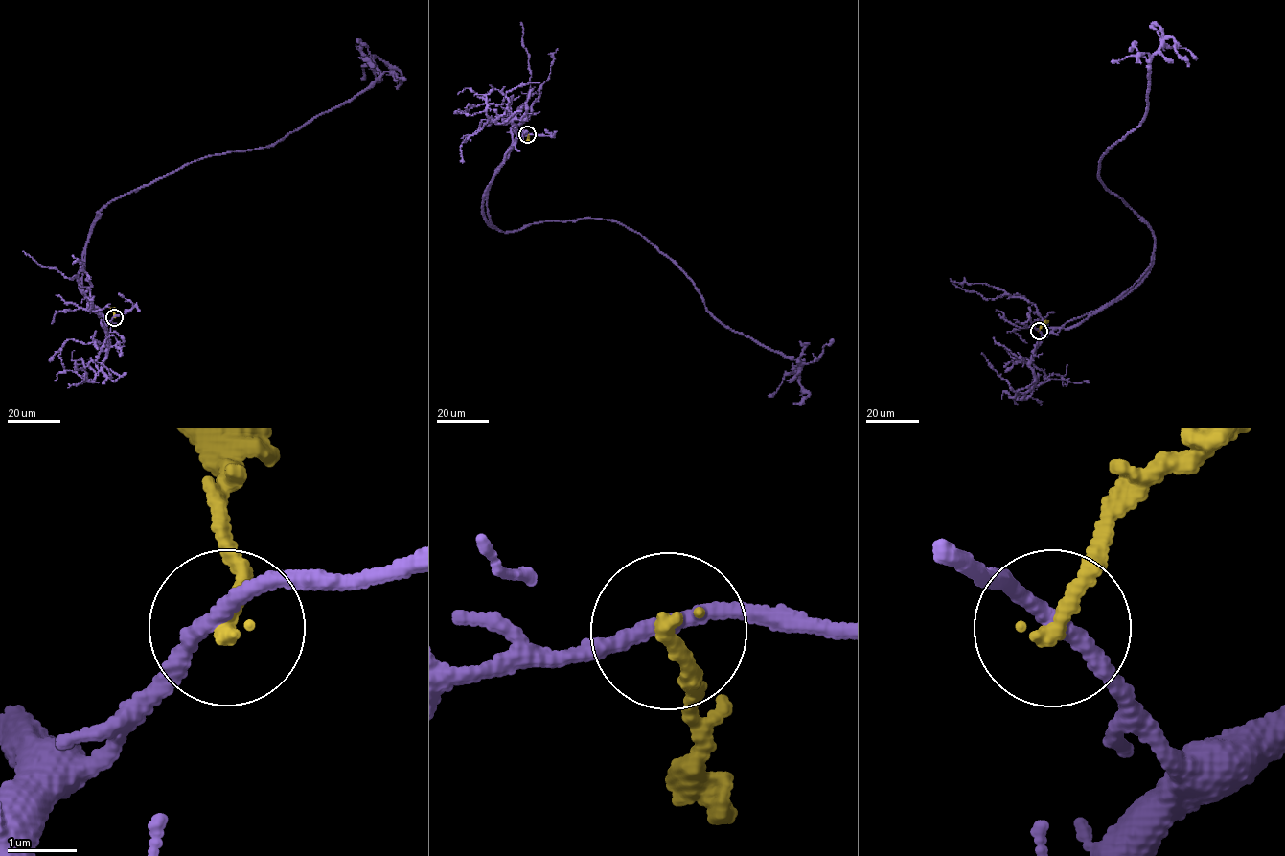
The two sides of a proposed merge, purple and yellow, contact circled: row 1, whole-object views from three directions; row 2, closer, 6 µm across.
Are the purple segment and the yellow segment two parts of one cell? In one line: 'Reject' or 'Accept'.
Reject

